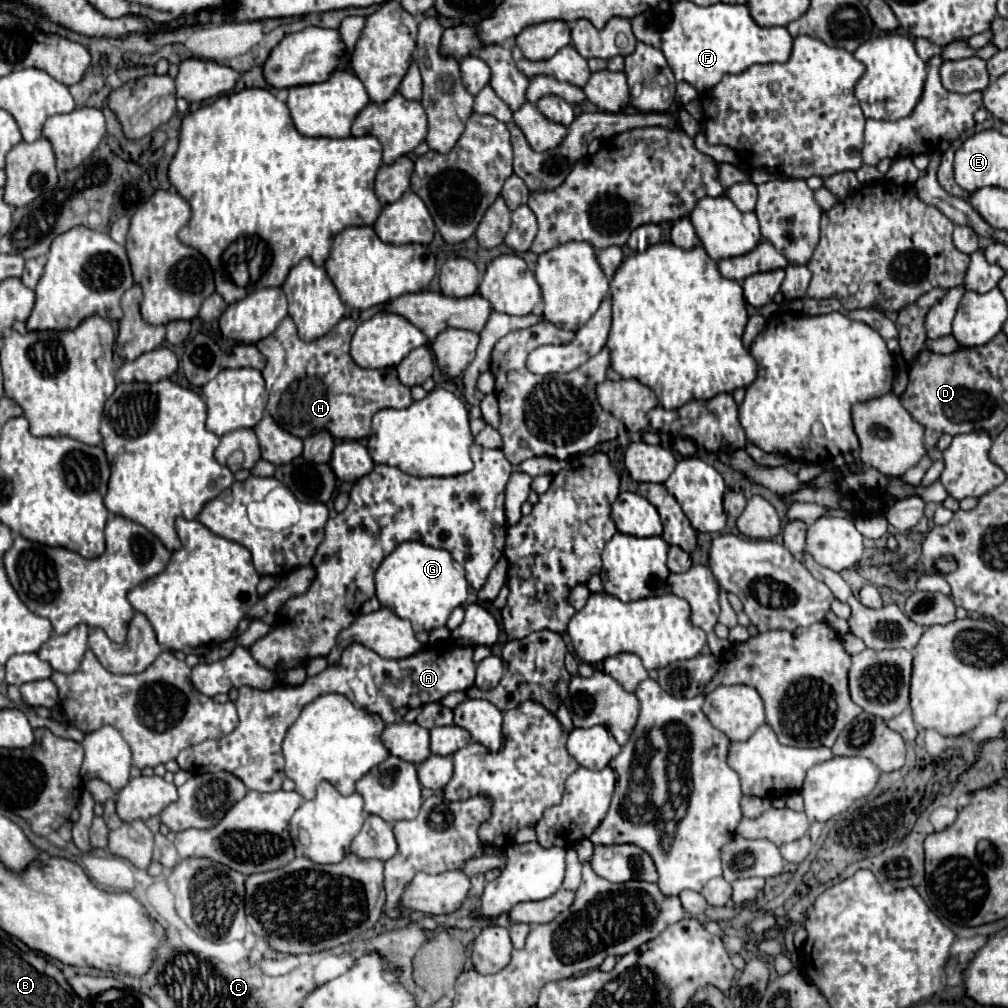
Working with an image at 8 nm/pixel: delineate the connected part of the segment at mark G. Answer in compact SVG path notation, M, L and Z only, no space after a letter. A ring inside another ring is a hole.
M418 541L398 545L376 569L376 597L382 607L400 619L412 623L414 631L432 631L444 627L450 613L466 603L468 583L464 567L452 559L446 549L436 549Z

